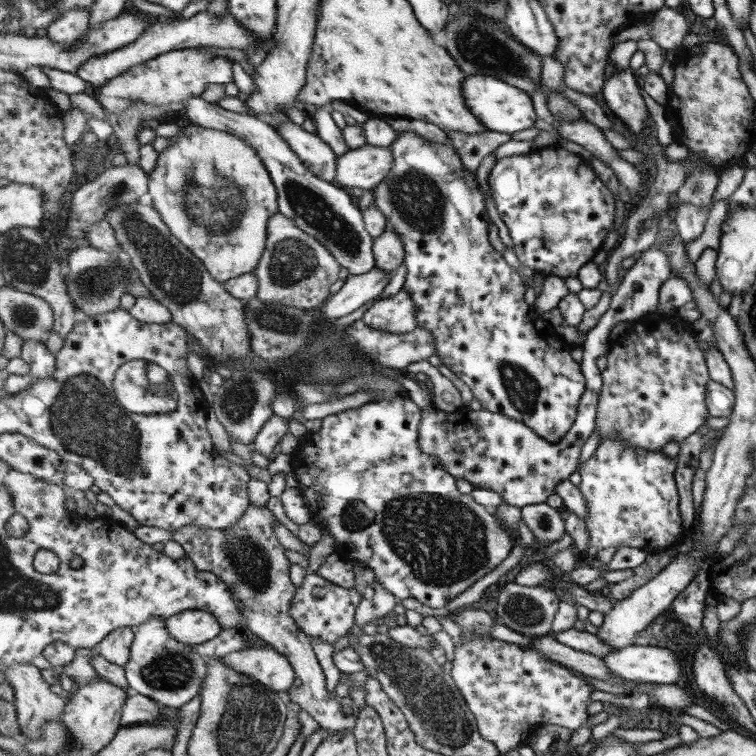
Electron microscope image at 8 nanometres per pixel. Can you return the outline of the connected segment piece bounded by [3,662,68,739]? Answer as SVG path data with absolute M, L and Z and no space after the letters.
M17 662L17 665L13 665L11 669L7 669L3 674L5 674L7 682L15 688L16 699L14 703L16 704L18 722L22 732L26 736L32 736L33 739L41 739L44 736L46 722L63 717L68 696L63 693L53 694L51 688L49 688L49 683L43 679L42 670L39 670L37 666L33 666L31 662Z

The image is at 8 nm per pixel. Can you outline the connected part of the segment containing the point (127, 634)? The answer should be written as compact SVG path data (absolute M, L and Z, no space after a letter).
M131 627L119 628L111 632L97 647L97 654L109 659L115 665L125 667L130 659L135 634L136 630Z

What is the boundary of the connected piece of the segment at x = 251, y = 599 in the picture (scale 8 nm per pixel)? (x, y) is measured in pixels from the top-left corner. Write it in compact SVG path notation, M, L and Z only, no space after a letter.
M251 505L243 518L231 528L219 530L190 524L179 530L171 530L172 540L184 548L186 556L194 560L199 570L214 572L223 577L238 596L245 628L273 645L279 653L287 655L293 662L293 669L302 683L300 687L286 692L284 696L289 696L287 701L298 704L301 710L305 710L319 723L326 734L344 732L356 727L360 715L359 706L349 695L331 698L327 690L327 678L311 646L311 638L297 625L293 608L298 586L290 575L293 563L289 562L285 548L275 536L273 519L273 512L265 505Z

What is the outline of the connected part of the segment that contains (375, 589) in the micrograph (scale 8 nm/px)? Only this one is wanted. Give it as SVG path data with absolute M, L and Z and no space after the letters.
M374 577L369 581L374 585L366 586L363 590L363 601L359 604L356 613L356 624L361 628L369 623L383 620L383 616L387 616L393 611L398 599L391 594L378 580Z

